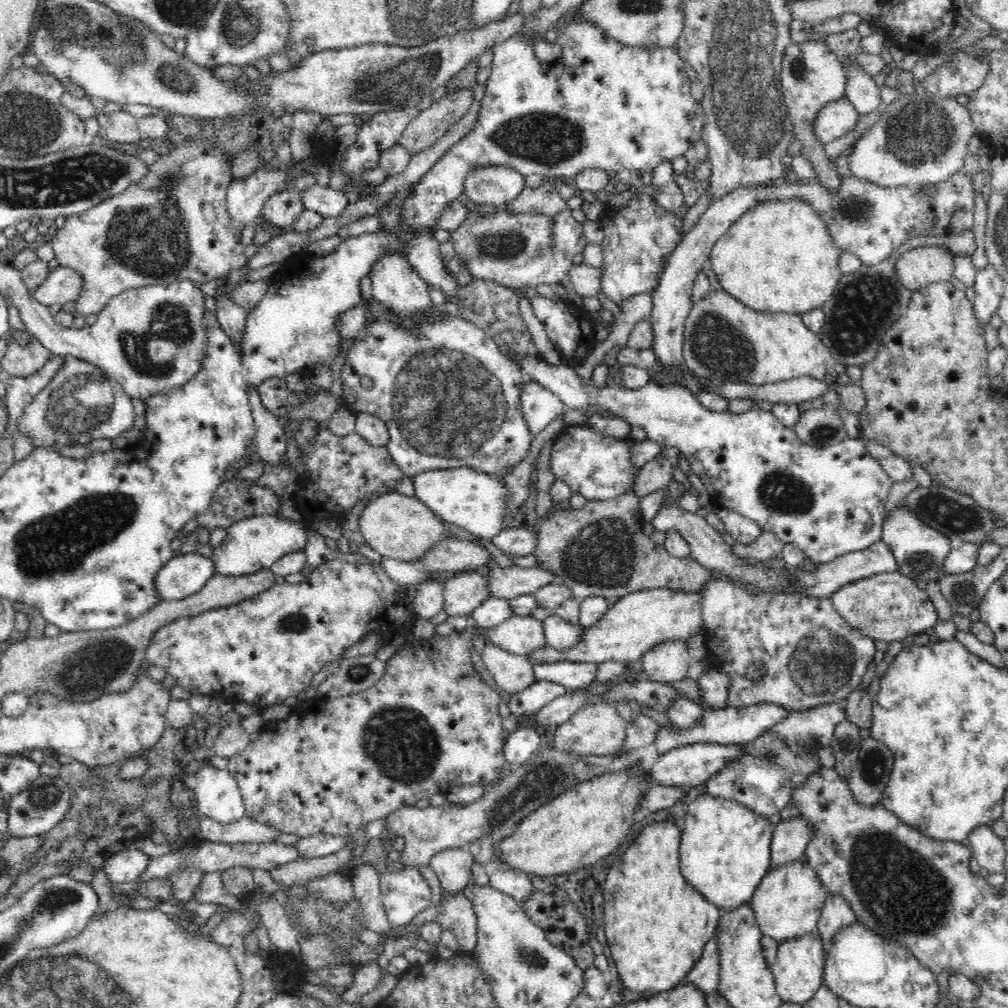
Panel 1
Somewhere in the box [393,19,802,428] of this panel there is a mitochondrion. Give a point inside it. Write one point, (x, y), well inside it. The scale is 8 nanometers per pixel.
(549, 139)

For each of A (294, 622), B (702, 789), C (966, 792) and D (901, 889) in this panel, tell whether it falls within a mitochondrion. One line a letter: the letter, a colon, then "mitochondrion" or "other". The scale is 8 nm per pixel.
A: mitochondrion
B: other
C: other
D: mitochondrion

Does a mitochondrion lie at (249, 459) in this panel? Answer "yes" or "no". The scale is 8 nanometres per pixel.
no

